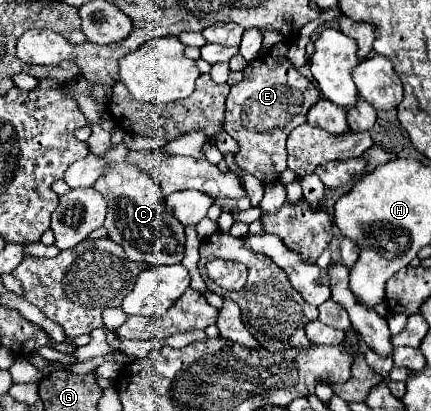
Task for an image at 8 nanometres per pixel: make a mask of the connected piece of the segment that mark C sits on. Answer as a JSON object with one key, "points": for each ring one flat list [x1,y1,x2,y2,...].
{"points":[[112,144,102,156,108,162,106,172,94,182,94,188,104,196,108,204,108,214,104,220,104,228,108,230,108,238,120,244,128,256,128,260,138,260,146,264,180,264,184,258,184,226,164,208,164,196,160,186,144,174,134,164,128,164,128,148,124,144]]}

